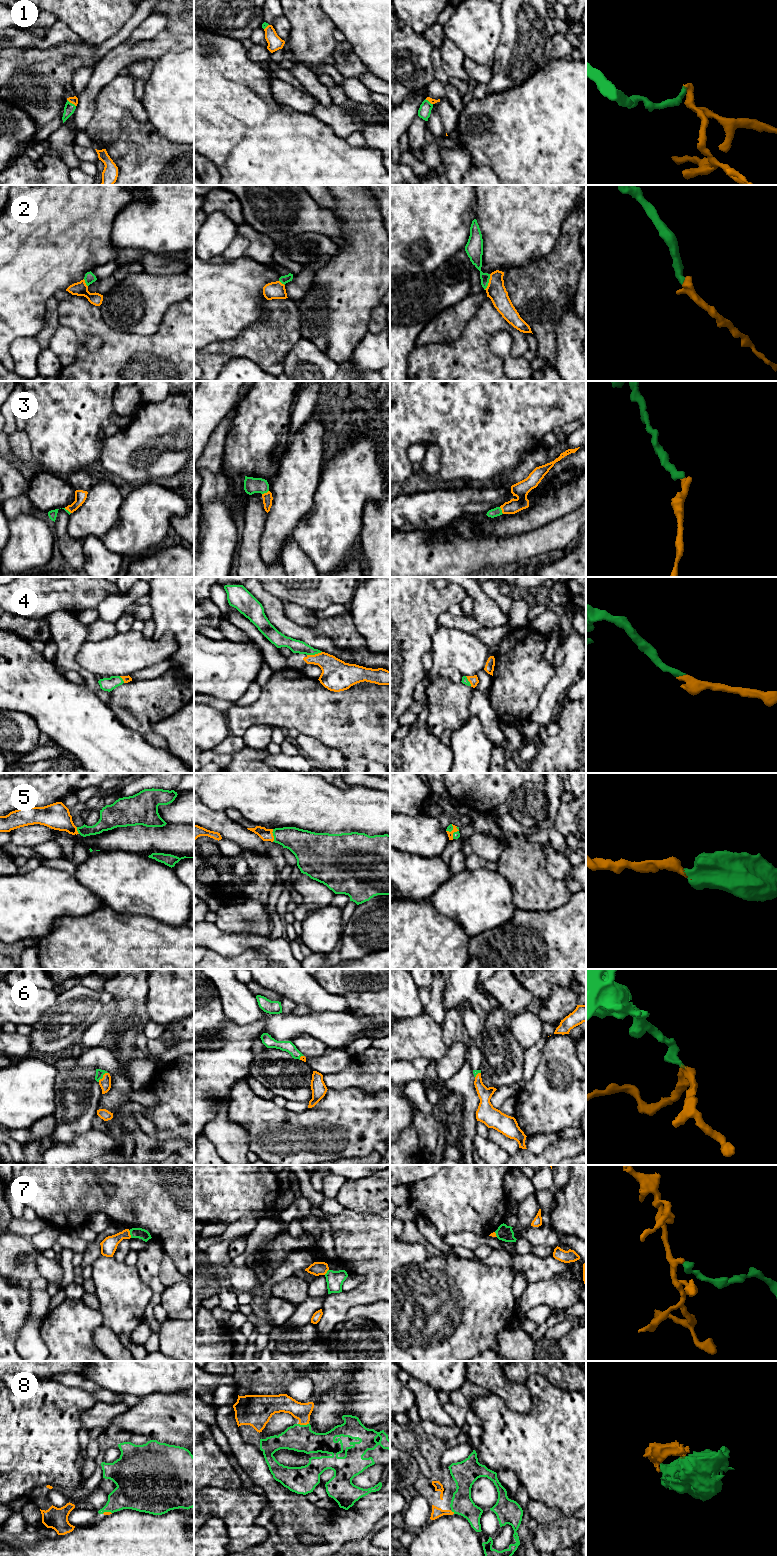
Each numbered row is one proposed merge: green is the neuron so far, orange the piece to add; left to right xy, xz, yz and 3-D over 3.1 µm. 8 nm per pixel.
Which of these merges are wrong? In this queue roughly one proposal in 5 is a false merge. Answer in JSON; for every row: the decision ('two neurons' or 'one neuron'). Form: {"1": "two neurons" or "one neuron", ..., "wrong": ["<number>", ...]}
{"1": "one neuron", "2": "one neuron", "3": "one neuron", "4": "one neuron", "5": "one neuron", "6": "one neuron", "7": "two neurons", "8": "one neuron", "wrong": ["7"]}

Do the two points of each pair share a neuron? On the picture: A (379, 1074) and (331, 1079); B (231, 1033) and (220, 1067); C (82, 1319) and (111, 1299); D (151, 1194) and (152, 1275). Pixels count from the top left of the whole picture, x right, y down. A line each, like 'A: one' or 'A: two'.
A: one
B: one
C: two
D: two

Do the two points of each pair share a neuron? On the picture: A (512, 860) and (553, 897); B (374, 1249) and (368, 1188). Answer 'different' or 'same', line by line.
A: same
B: different

